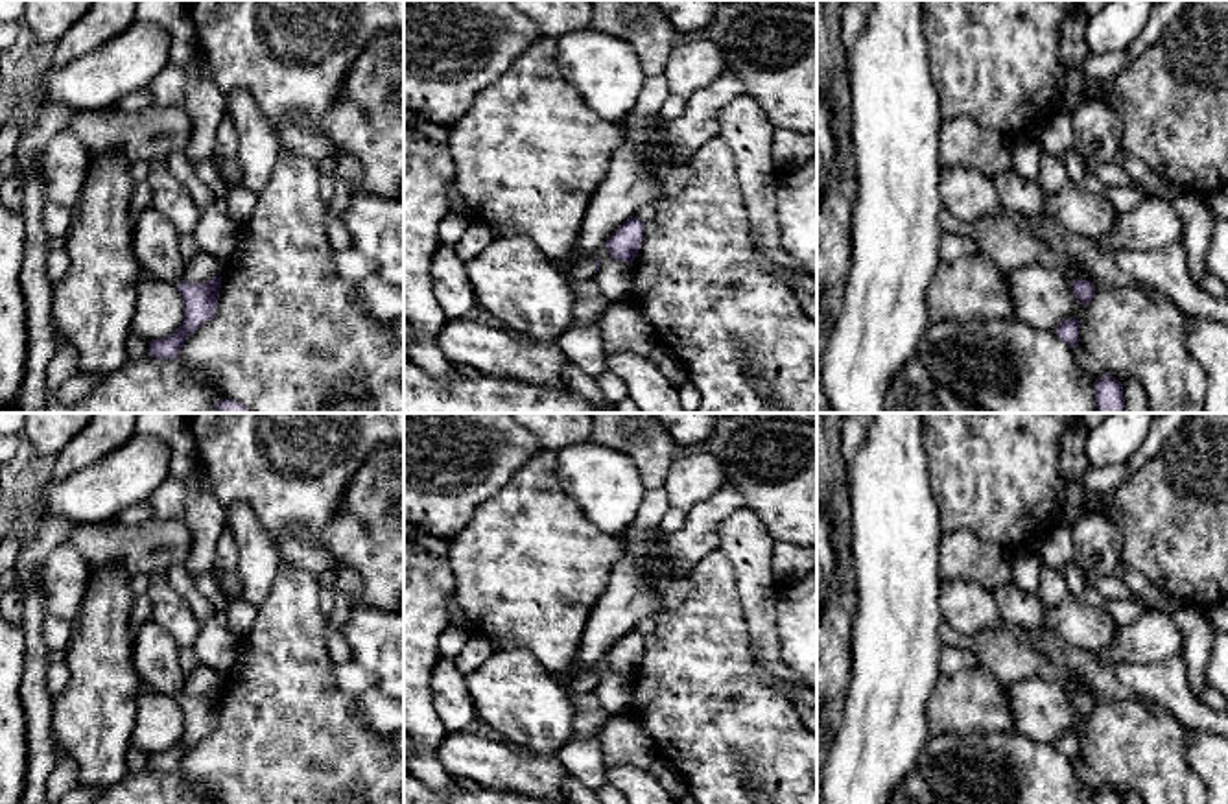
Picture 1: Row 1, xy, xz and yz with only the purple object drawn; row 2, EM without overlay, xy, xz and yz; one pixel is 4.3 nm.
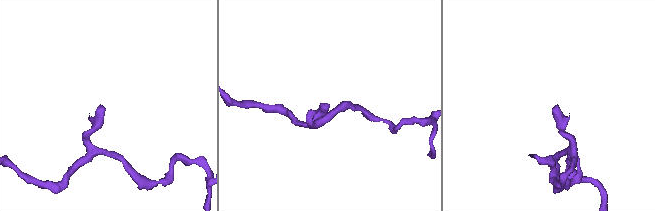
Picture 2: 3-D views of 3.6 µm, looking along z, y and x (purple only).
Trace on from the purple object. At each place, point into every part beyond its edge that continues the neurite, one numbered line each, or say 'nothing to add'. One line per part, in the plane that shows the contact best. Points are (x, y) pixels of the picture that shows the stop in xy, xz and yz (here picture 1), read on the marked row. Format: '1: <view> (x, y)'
1: xz (583, 268)

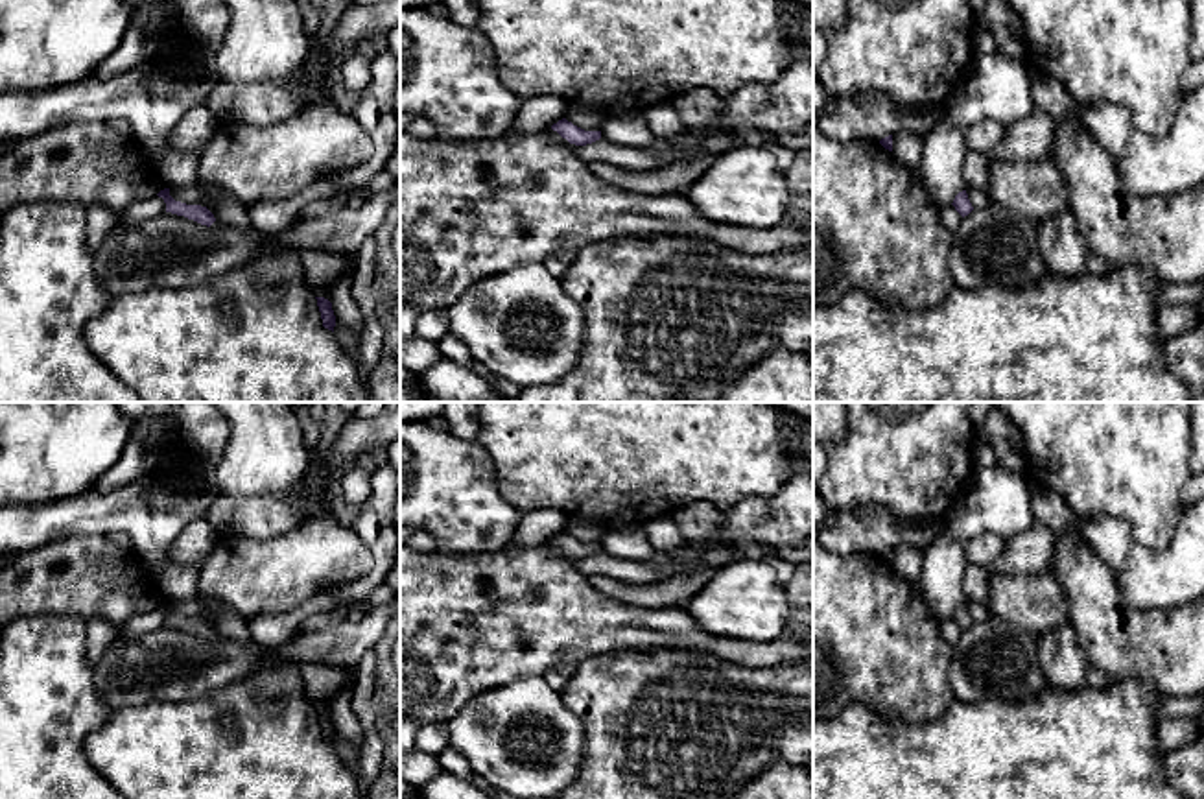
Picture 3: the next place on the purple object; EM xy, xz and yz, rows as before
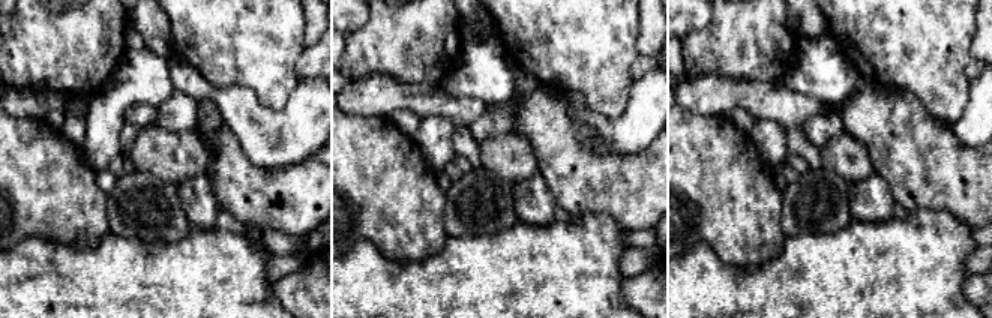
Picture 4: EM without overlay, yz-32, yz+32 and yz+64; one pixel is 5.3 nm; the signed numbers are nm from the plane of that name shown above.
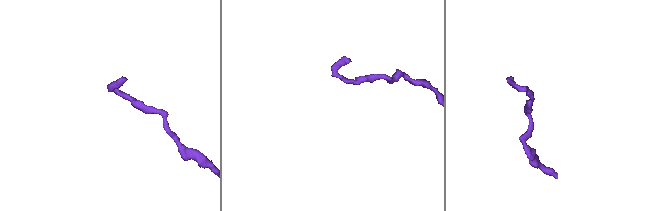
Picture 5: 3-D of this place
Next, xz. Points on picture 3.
nothing to add

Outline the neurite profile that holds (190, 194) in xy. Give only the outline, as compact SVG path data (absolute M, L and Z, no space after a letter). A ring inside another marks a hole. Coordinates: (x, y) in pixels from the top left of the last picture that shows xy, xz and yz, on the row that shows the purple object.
M190 185L186 188L170 188L170 196L175 199L175 201L181 201L181 203L186 203L186 205L201 205L201 207L207 207L207 201L197 186L195 185Z

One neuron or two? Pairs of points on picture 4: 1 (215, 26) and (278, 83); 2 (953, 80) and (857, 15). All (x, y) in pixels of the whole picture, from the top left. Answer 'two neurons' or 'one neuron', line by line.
1: one neuron
2: one neuron

